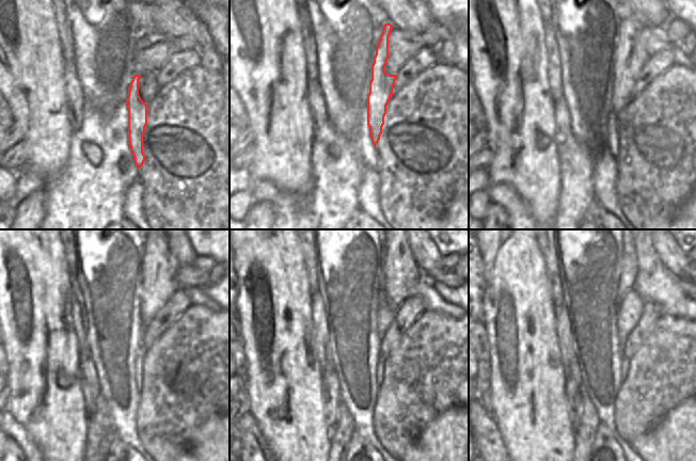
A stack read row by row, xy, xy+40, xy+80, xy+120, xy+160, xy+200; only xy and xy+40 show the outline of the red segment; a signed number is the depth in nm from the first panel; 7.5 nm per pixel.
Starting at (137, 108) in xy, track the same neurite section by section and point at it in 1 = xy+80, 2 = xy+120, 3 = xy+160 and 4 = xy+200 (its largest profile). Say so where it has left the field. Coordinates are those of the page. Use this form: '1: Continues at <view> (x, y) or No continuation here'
1: Continues at xy+80 (630, 56)
2: Continues at xy+120 (158, 284)
3: Continues at xy+160 (400, 273)
4: Continues at xy+200 (647, 256)

